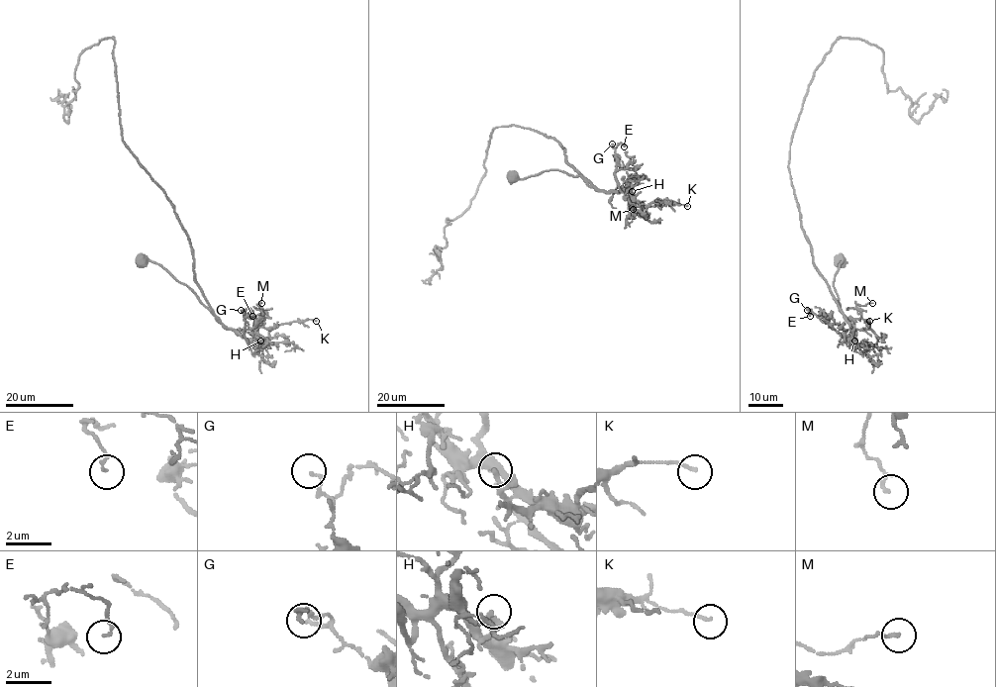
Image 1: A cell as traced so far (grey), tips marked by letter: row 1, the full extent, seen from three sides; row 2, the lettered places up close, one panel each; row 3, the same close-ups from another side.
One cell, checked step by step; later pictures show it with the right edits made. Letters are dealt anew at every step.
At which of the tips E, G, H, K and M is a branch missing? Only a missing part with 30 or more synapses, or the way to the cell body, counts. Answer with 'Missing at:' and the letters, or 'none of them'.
Missing at: none of them

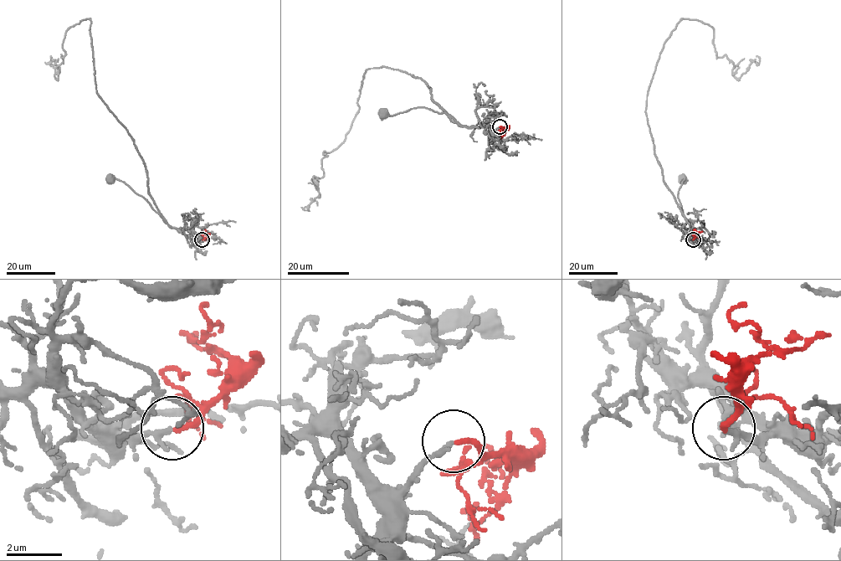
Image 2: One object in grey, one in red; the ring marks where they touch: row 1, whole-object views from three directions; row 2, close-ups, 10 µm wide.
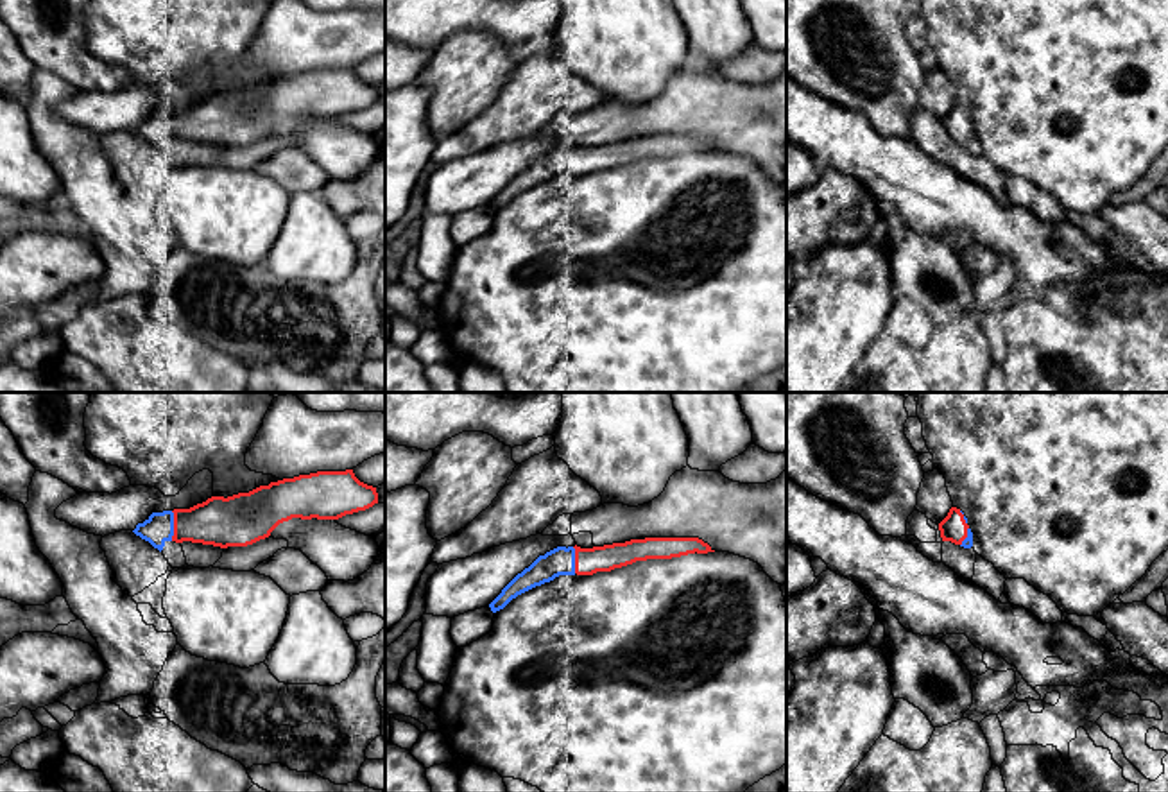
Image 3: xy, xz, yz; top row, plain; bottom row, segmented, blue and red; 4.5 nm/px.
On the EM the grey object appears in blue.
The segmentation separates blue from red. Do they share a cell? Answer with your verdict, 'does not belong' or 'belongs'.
belongs

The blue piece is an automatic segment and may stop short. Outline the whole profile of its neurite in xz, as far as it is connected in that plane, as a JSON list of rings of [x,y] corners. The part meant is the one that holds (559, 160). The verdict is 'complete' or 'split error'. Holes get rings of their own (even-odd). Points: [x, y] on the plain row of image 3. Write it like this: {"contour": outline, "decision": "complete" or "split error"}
{"contour": [[[645,136],[593,147],[557,145],[539,154],[528,167],[518,172],[489,202],[491,210],[503,208],[518,194],[554,179],[559,174],[593,174],[611,170],[647,158],[672,158],[688,152],[715,151],[699,136]]], "decision": "split error"}

